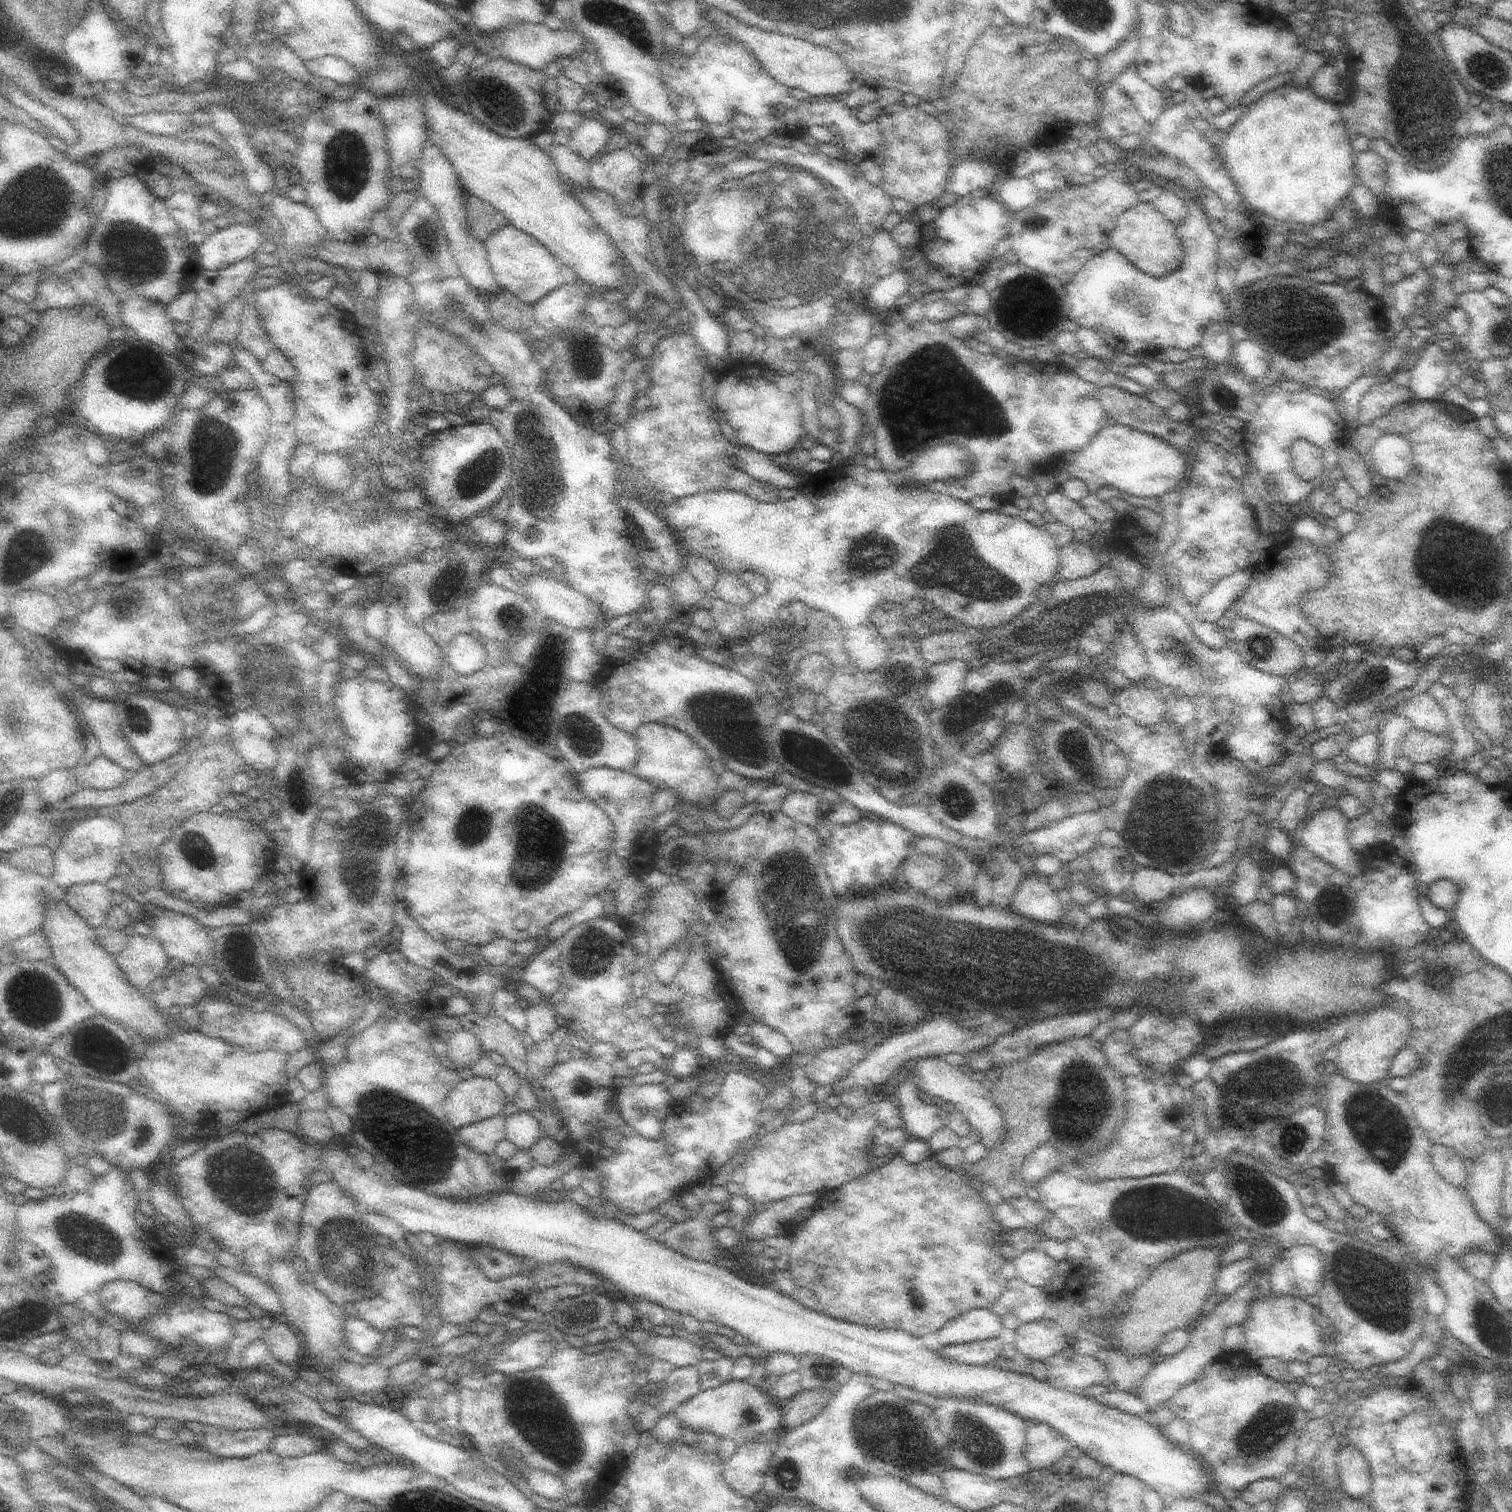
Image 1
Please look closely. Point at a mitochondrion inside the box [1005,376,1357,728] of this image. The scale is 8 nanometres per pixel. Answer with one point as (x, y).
(1055, 621)

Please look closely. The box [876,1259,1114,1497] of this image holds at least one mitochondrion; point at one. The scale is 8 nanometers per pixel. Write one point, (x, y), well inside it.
(977, 1442)

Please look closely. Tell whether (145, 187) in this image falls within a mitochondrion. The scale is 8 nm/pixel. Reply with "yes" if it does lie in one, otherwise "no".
no

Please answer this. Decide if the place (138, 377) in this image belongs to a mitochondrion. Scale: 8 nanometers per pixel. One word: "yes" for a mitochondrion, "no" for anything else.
yes

